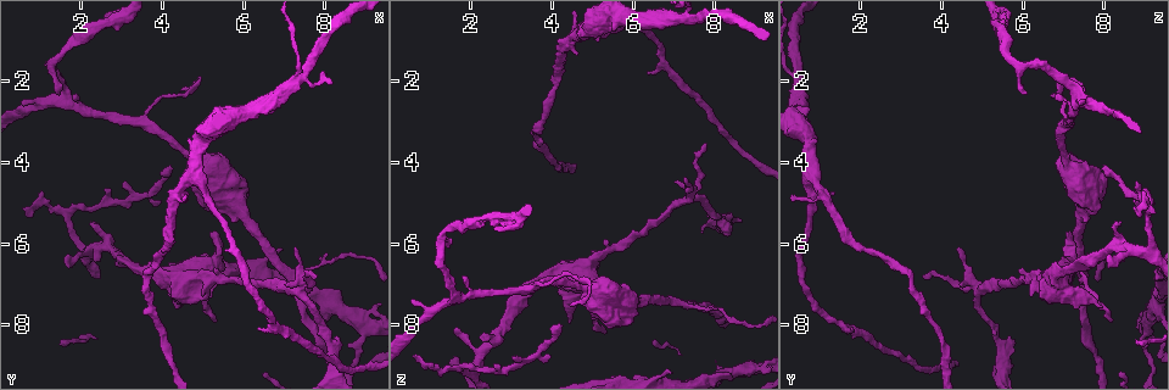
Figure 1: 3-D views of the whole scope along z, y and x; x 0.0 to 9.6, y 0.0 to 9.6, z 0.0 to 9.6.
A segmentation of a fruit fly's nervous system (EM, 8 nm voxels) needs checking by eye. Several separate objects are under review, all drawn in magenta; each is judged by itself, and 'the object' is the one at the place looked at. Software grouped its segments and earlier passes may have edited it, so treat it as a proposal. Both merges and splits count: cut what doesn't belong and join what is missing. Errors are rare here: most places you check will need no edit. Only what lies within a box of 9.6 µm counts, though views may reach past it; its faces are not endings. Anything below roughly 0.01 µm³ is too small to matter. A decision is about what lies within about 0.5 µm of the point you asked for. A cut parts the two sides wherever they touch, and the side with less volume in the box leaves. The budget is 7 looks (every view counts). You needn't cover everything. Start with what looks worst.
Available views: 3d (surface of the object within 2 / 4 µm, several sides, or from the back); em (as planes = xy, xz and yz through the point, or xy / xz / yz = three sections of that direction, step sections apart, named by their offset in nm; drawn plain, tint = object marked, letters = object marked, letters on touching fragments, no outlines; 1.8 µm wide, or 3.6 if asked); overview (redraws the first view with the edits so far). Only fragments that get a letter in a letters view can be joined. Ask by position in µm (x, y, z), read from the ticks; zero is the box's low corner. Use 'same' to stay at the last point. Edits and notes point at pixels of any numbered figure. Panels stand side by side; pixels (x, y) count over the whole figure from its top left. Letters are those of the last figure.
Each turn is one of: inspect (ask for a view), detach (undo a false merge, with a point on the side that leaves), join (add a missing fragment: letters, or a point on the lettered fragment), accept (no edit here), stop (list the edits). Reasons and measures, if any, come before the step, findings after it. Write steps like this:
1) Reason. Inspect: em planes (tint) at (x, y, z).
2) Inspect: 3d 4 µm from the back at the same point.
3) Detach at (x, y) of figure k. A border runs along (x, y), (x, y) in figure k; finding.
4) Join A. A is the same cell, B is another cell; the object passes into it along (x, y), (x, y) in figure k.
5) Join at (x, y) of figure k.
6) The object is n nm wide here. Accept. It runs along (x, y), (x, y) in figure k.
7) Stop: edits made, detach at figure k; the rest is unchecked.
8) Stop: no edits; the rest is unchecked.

An open end. Inspect: em planes (tint) at (4.25, 4.10, 8.05).

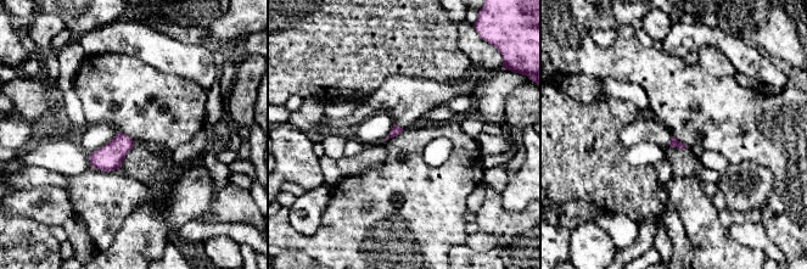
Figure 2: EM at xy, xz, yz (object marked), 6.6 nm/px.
See the neighbours. Inspect: em planes (letters) at the same point.

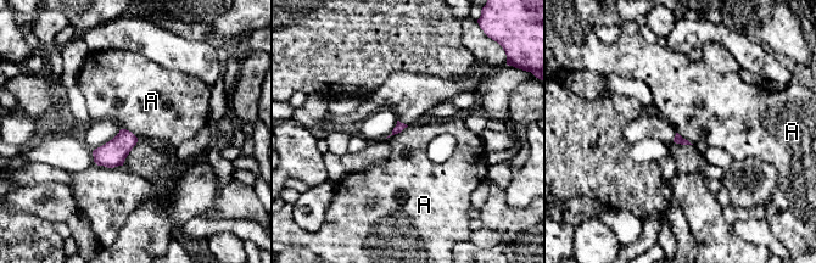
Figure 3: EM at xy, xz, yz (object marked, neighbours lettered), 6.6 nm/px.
Accept. A is another cell; a border runs along (408, 126), (385, 138) in figure 3; none of them fits.

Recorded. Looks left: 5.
Three-way junction. Inspect: 3d 2 µm at (9.00, 8.10, 9.05).

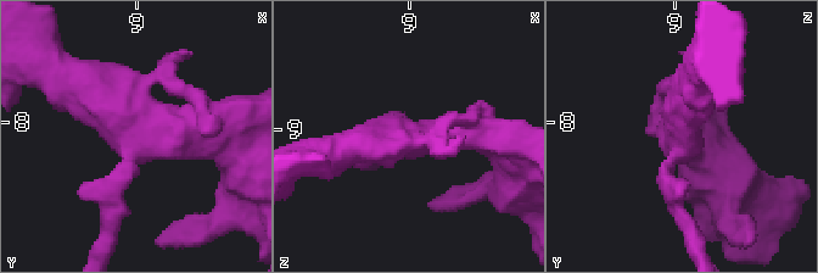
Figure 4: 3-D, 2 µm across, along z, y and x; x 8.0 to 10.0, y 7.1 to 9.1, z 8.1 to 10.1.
Shape alone is not enough. Inspect: em planes (letters) at (8.94, 8.04, 9.04).

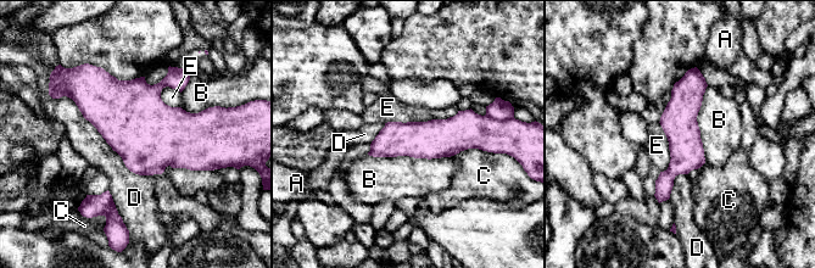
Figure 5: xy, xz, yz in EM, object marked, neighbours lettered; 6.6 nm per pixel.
The object is 240 nm wide here. Accept. A, B, C, D and E are other cells; it runs along (695, 71), (684, 160), (660, 197) in figure 5; continuous, no second neuron.

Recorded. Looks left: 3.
Three arms meet. Inspect: em 3.6 µm planes (letters) at (7.30, 7.15, 4.95).

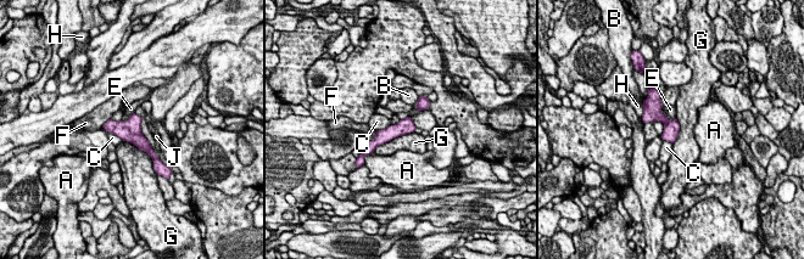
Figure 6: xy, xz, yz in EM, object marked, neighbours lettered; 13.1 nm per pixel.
Accept. A, B, C, E, F, G, H and J are other cells; a border runs along (413, 131), (392, 138), (373, 151) in figure 6; one neuron here.

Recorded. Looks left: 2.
Stop: no edits; the rest is unchecked.

